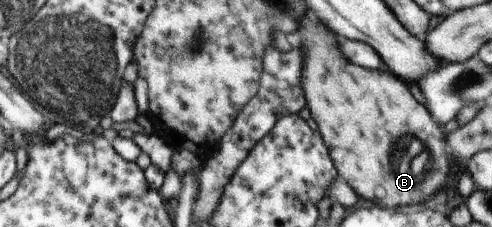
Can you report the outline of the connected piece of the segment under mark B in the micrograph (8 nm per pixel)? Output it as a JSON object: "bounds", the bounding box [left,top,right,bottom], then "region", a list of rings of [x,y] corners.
{"bounds":[299,16,449,211],"region":[[[303,16],[303,28],[299,28],[299,36],[305,50],[300,84],[310,118],[317,124],[316,130],[327,146],[337,175],[357,192],[356,196],[376,208],[395,211],[405,206],[421,205],[441,191],[449,174],[449,158],[445,152],[443,134],[427,110],[413,100],[407,86],[387,72],[363,70],[347,62],[337,52],[333,34],[315,20],[307,20]]]}

